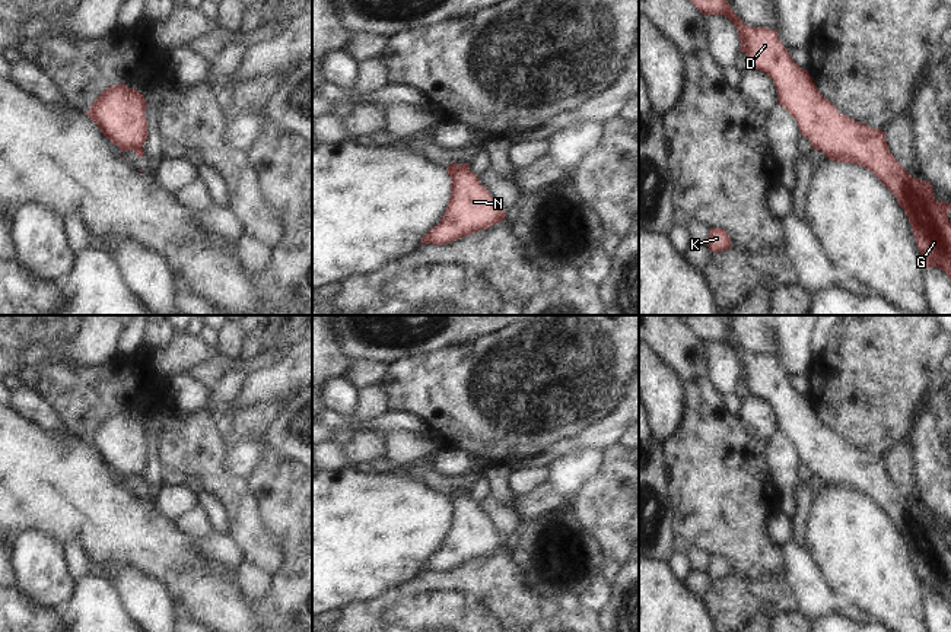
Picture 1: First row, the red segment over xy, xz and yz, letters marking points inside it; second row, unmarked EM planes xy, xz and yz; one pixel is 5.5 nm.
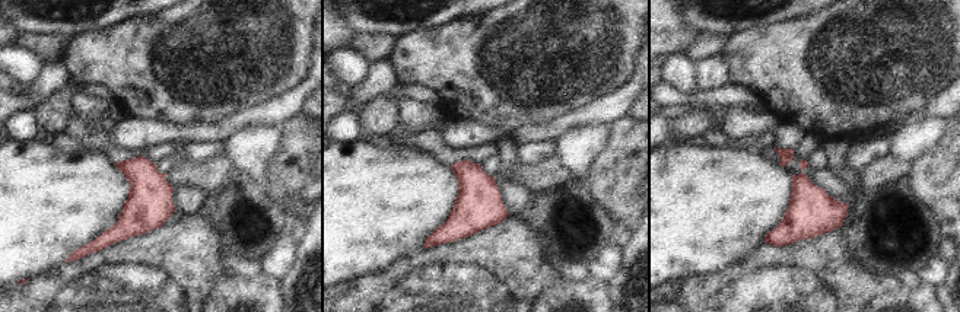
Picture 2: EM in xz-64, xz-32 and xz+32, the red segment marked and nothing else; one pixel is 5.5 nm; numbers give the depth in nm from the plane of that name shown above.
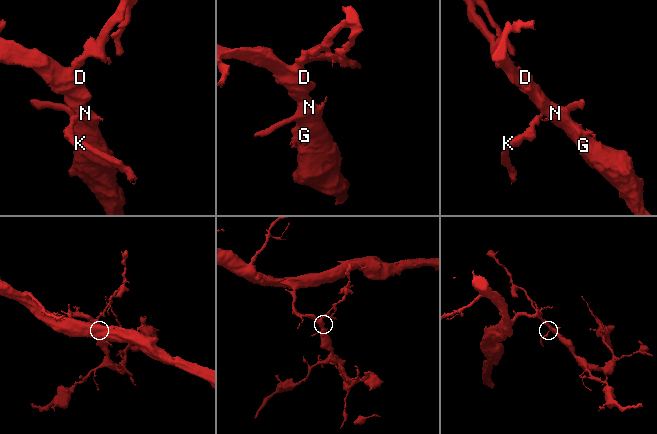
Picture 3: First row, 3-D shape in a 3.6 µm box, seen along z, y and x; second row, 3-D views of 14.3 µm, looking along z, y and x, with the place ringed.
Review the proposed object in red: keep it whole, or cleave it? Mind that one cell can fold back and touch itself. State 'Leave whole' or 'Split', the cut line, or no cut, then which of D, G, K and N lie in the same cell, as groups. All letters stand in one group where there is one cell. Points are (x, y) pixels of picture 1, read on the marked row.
Split. Split along xz (461, 165), (468, 170). Groups: D G N / K

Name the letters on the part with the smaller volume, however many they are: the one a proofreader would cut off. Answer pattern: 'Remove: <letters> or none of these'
Remove: K

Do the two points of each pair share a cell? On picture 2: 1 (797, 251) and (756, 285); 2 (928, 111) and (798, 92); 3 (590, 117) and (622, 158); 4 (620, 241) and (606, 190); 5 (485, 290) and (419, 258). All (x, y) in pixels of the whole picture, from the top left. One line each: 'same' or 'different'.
1: same
2: different
3: different
4: different
5: same

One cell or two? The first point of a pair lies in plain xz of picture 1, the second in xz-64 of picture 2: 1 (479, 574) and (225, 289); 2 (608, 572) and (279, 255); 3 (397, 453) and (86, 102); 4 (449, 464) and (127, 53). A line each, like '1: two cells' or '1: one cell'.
1: two cells
2: two cells
3: one cell
4: two cells

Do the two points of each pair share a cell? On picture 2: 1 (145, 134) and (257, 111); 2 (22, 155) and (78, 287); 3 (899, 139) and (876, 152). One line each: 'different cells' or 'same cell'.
1: same cell
2: different cells
3: different cells

